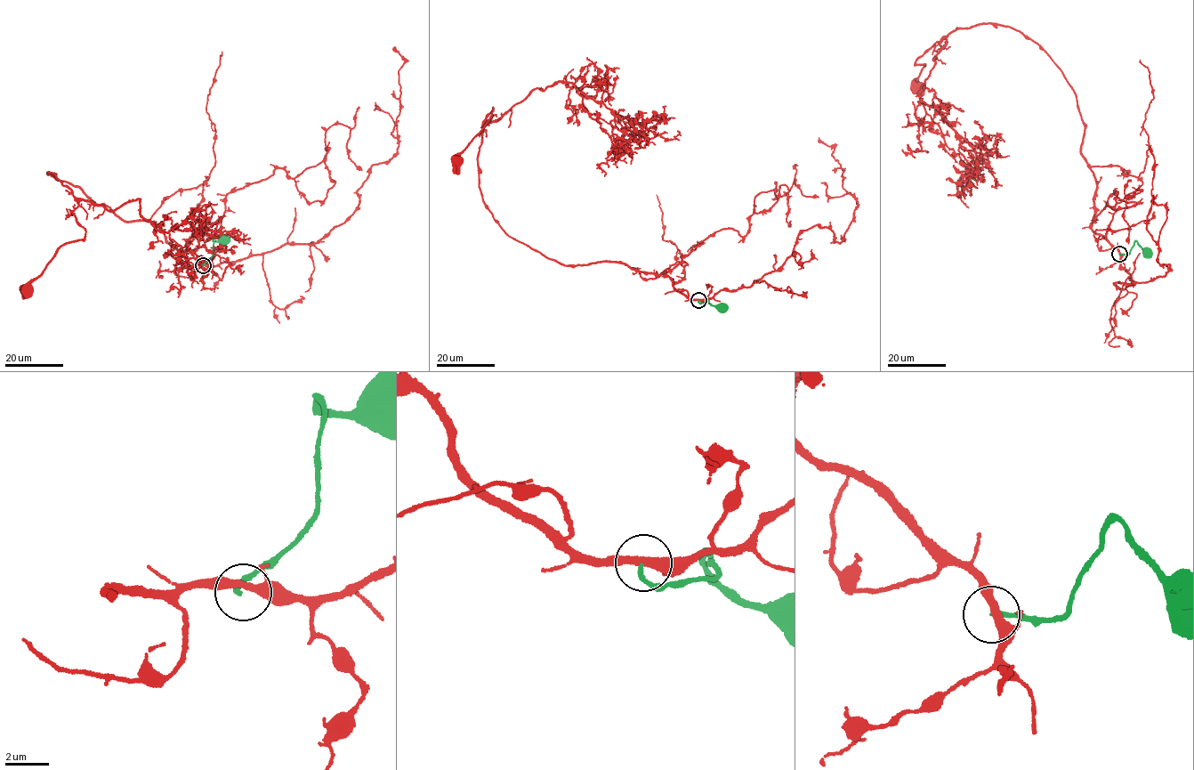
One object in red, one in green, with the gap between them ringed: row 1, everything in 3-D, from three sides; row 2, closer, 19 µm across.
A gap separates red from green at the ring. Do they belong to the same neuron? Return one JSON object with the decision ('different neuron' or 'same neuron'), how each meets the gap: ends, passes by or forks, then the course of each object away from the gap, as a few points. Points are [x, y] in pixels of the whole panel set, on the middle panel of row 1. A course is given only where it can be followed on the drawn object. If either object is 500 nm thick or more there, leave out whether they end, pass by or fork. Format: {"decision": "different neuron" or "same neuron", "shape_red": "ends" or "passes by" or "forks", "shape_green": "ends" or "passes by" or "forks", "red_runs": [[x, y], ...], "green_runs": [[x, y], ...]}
{"decision": "different neuron", "shape_red": "passes by", "shape_green": "ends", "red_runs": [[698, 300], [662, 273], [608, 261], [567, 265], [509, 236], [480, 189], [483, 122], [493, 108], [457, 162]], "green_runs": [[698, 300], [705, 303], [708, 302], [706, 299], [713, 305], [722, 308]]}

